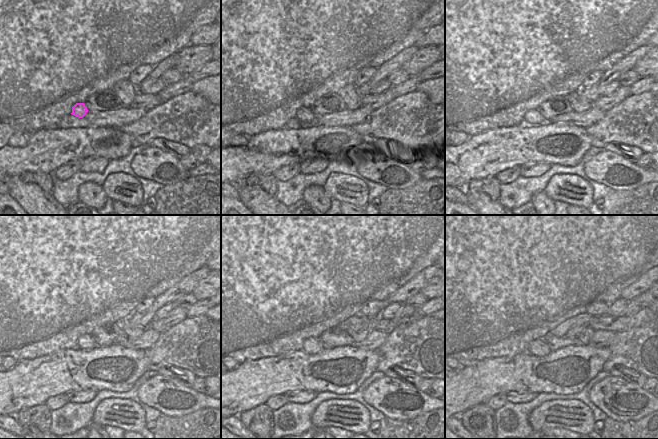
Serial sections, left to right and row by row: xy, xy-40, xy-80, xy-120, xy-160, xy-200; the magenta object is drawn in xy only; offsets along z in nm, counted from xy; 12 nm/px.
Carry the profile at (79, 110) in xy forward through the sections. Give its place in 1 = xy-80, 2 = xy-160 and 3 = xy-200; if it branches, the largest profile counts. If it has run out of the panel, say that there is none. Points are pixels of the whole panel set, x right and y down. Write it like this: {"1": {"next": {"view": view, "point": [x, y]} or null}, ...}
{"1": {"next": {"view": "xy-80", "point": [533, 116]}}, "2": {"next": {"view": "xy-160", "point": [312, 346]}}, "3": {"next": {"view": "xy-200", "point": [538, 347]}}}

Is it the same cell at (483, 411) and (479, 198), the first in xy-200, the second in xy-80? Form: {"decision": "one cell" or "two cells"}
{"decision": "two cells"}

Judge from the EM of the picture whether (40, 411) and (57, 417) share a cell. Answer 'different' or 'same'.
different

